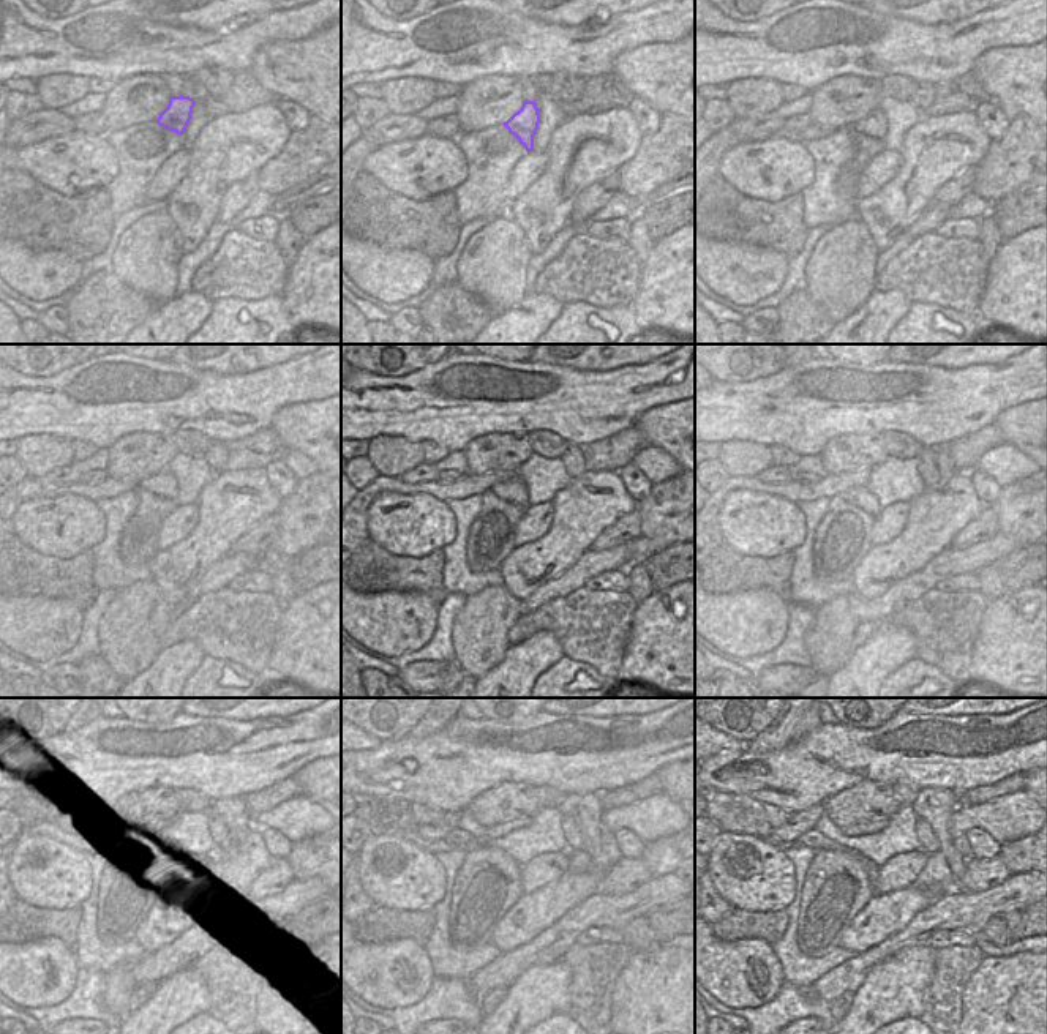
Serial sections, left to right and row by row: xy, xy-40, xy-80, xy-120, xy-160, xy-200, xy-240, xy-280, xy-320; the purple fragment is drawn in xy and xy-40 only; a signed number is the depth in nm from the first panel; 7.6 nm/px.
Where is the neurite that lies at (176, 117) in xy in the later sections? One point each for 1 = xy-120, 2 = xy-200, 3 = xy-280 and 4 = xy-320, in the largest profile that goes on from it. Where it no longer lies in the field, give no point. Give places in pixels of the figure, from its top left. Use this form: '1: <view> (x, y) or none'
1: xy-120 (155, 494)
2: xy-200 (842, 537)
3: xy-280 (488, 883)
4: xy-320 (836, 887)

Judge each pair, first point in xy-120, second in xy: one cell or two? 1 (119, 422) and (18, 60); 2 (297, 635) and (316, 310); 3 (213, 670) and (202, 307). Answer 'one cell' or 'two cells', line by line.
1: one cell
2: one cell
3: two cells

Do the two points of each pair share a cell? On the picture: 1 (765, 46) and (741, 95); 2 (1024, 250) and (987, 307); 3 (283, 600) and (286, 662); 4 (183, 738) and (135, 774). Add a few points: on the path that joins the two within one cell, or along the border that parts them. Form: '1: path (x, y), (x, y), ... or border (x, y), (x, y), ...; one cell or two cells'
1: border (782, 84), (769, 78), (741, 78), (728, 86); two cells
2: path (1020, 264), (1020, 273), (1001, 292); one cell
3: border (296, 594), (283, 611); two cells
4: path (171, 750), (166, 755), (153, 755), (147, 761); one cell

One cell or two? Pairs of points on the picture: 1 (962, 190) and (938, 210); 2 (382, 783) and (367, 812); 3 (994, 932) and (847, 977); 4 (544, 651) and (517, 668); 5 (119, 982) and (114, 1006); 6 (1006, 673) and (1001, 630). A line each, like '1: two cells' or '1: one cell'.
1: two cells
2: two cells
3: two cells
4: one cell
5: one cell
6: one cell

